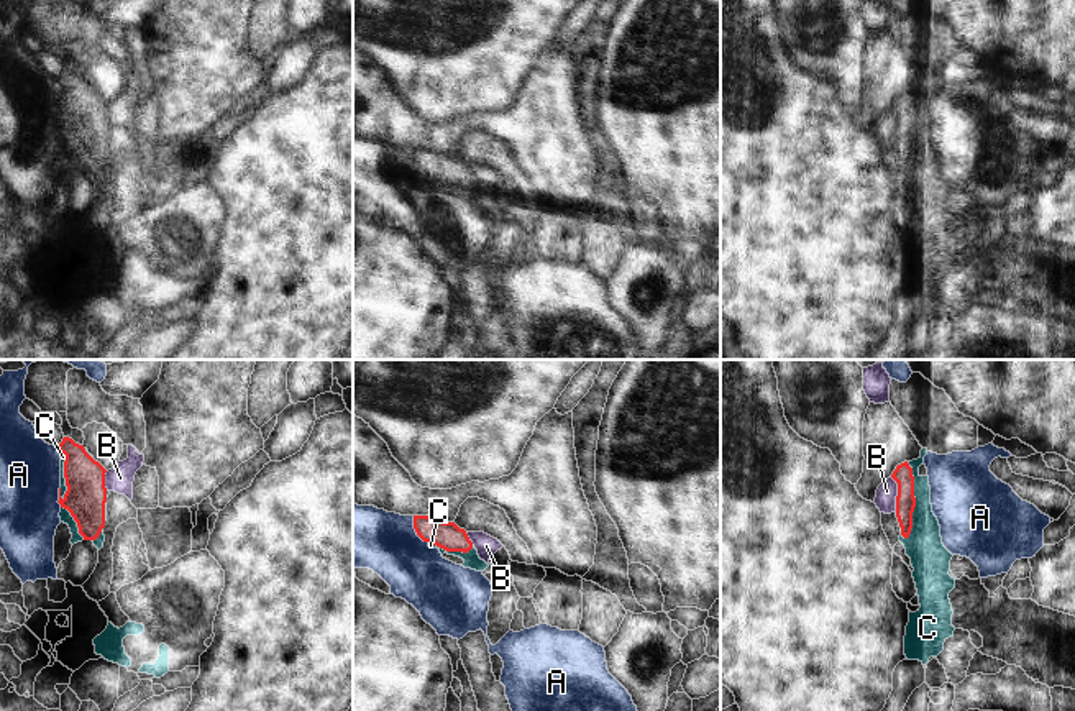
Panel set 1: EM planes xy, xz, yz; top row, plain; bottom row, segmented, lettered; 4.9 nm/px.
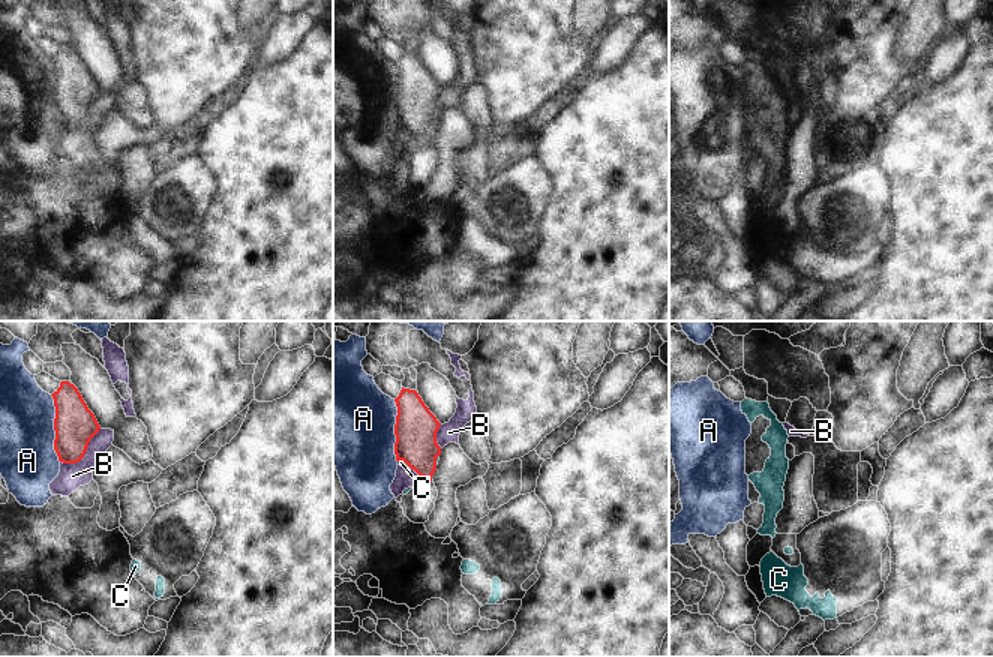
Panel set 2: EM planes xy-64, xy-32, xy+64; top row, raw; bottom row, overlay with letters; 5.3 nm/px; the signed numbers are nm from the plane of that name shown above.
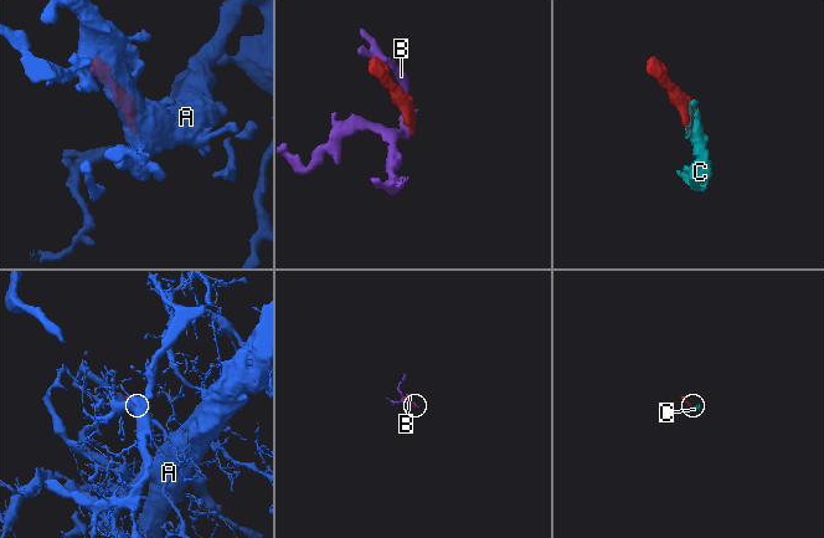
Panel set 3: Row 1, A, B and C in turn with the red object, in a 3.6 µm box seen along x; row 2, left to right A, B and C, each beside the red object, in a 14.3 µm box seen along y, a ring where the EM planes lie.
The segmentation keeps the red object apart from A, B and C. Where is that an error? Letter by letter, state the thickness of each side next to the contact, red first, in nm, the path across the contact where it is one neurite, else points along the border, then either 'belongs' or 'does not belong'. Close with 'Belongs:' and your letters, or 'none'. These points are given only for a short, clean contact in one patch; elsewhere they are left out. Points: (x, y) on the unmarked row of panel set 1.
A: 140 nm thick on the red side, 300 nm on the other; does not belong
B: 100 nm thick on the red side, 100 nm on the other; border along yz (892, 109), (896, 115), (896, 143); does not belong
C: 100 nm thick on the red side, 180 nm on the other; runs through yz (903, 107), (913, 122), (914, 133), (914, 148), (924, 179); belongs
Belongs: C

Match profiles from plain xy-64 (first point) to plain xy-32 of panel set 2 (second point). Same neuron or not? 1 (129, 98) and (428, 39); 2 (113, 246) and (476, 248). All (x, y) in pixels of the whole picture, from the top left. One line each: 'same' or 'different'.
1: same
2: different

